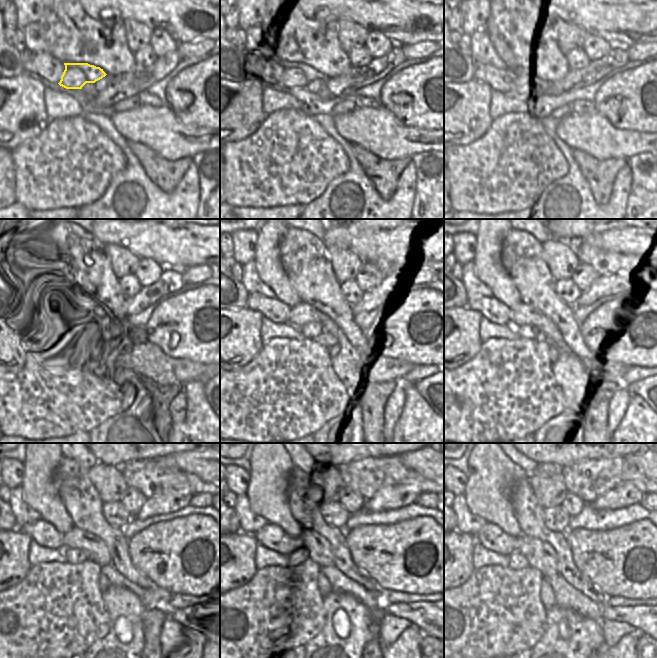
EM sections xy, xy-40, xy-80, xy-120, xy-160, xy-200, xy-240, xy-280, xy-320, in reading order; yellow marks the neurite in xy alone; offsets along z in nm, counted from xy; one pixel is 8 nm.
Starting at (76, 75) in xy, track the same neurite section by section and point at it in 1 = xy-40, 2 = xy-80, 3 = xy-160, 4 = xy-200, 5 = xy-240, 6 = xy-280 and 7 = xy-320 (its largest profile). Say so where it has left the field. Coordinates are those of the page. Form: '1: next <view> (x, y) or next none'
1: next xy-40 (296, 74)
2: next xy-80 (526, 78)
3: next xy-160 (302, 313)
4: next xy-200 (523, 314)
5: next xy-240 (95, 550)
6: next xy-280 (317, 553)
7: next xy-320 (541, 556)

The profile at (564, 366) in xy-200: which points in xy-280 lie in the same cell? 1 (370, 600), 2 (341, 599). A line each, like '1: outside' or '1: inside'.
1: outside
2: inside

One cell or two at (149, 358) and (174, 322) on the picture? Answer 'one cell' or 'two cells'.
two cells

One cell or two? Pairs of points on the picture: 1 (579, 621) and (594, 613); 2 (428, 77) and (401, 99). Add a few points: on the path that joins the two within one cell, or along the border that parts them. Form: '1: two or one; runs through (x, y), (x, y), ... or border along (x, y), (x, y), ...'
1: two; border along (565, 608), (600, 623)
2: one; runs through (420, 85), (415, 90), (404, 91)

